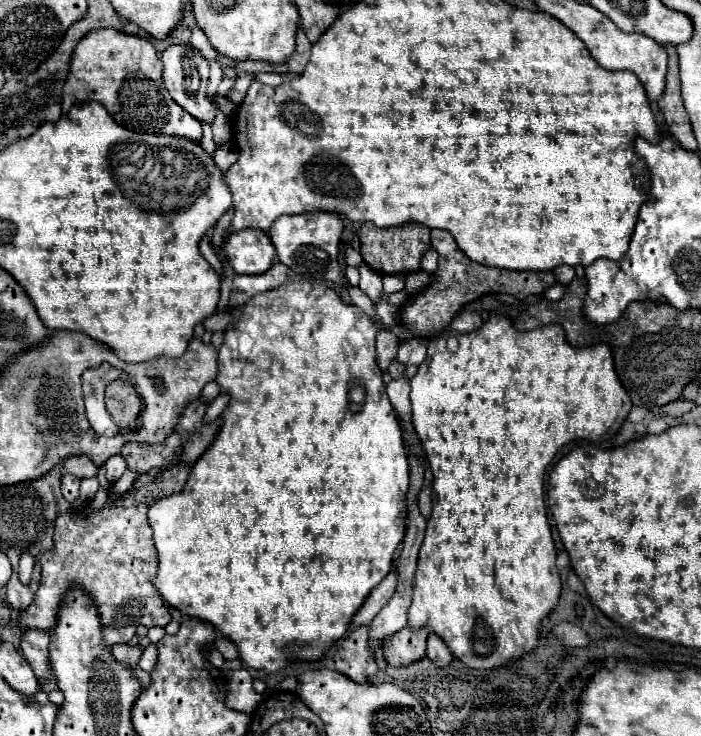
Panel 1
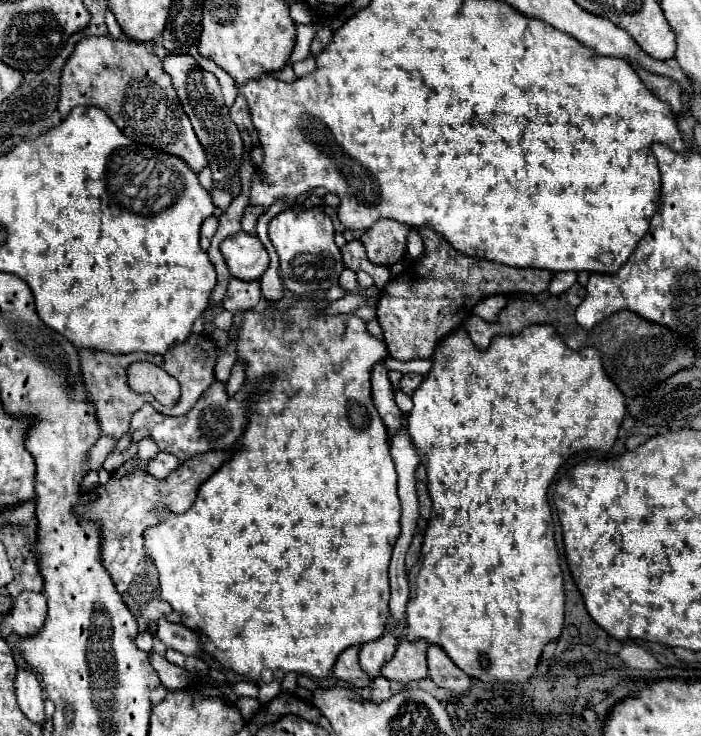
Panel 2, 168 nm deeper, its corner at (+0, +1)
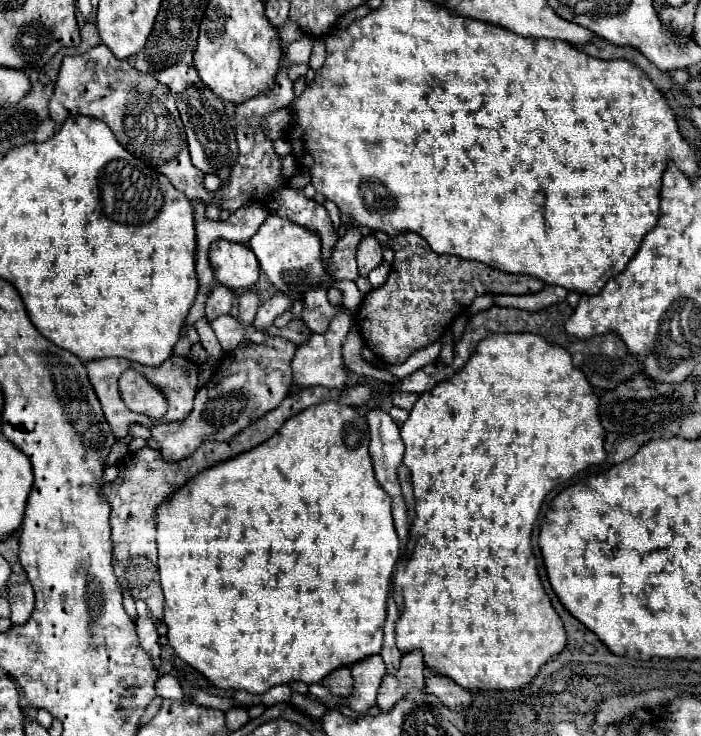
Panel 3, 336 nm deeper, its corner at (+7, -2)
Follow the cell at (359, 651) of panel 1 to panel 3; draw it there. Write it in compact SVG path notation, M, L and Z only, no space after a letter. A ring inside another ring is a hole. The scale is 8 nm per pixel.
M337 668L327 678L321 680L321 684L335 696L349 696L353 692L353 680L351 680L351 668Z

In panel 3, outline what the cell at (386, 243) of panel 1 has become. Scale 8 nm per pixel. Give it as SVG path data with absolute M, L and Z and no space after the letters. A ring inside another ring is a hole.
M367 234L361 238L357 248L357 266L359 274L367 276L373 268L377 268L383 262L383 246L375 238L375 234Z

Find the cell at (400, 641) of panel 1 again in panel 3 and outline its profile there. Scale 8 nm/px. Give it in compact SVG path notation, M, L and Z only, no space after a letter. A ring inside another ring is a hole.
M413 650L401 656L401 666L397 674L387 674L381 680L379 694L377 694L377 706L381 710L387 710L397 700L401 700L405 694L413 690L423 690L425 678L423 678L423 654L421 650Z

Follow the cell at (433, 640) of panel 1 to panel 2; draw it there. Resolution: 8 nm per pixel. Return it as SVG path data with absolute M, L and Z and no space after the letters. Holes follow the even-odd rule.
M430 645L428 649L428 677L438 687L448 689L454 695L462 695L470 689L470 677L458 669L438 645Z

